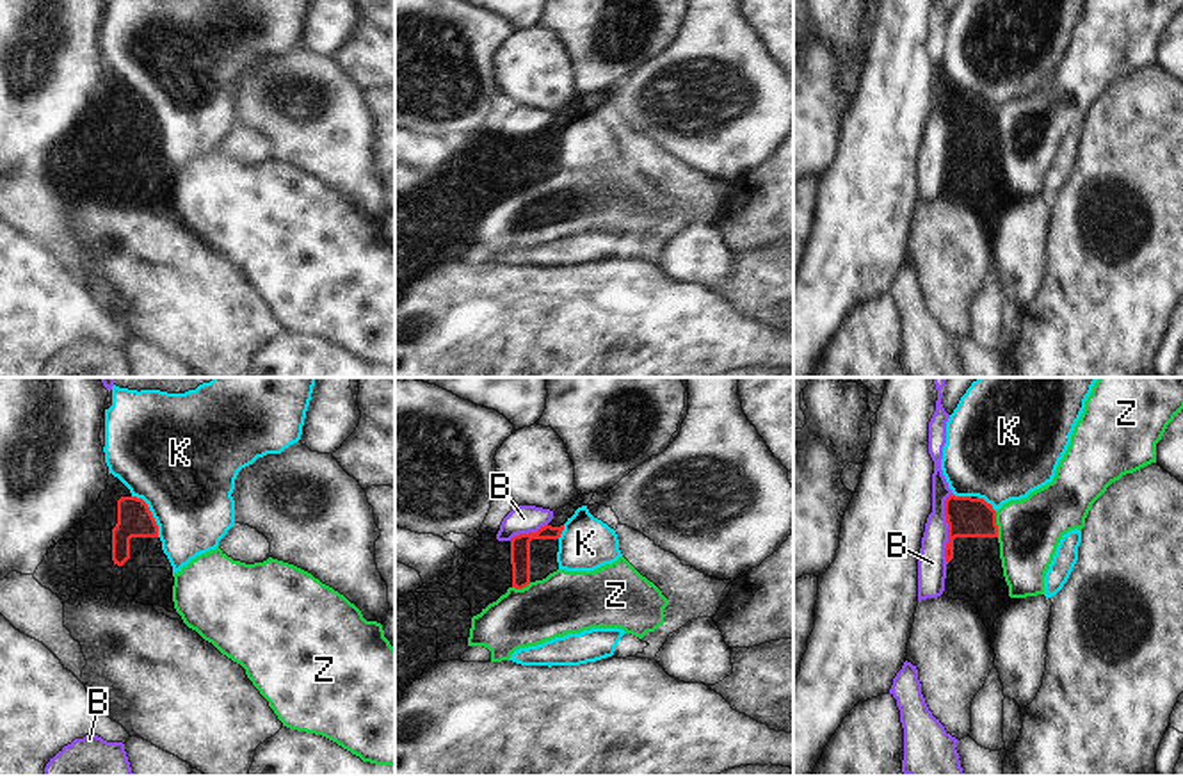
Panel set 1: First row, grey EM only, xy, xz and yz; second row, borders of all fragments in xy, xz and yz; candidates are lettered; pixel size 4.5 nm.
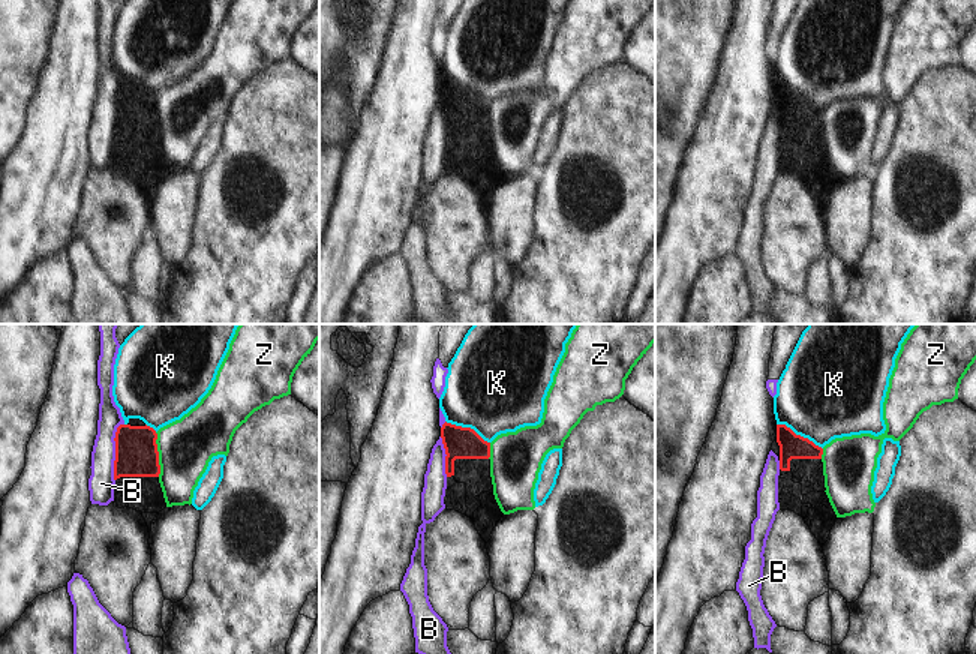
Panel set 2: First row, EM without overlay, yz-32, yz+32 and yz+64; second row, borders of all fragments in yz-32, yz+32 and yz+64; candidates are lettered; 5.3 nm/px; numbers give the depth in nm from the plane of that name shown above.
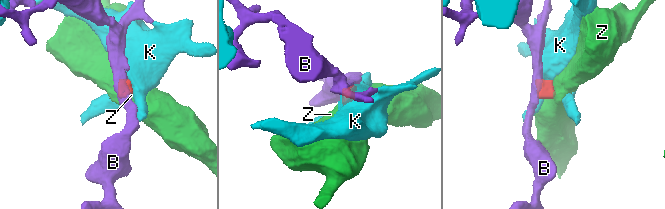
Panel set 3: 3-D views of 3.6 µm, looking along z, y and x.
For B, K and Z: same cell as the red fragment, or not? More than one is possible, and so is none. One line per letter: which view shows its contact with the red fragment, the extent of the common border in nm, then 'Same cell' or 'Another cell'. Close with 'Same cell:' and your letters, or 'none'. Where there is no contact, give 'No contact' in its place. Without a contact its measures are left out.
B: Touches red in yz. Shared border 320 nm. Another cell
K: Touches red in xy. Shared border 220 nm. Same cell
Z: Touches red in yz. Shared border 120 nm. Another cell
Same cell: K.

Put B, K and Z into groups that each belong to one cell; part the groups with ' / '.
B / K / Z

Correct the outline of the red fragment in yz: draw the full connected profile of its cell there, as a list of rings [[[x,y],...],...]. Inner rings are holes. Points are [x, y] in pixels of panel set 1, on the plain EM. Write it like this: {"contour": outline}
{"contour": [[[961,0],[946,23],[941,71],[952,91],[945,101],[946,164],[955,139],[998,139],[996,112],[1053,82],[1087,0]]]}

